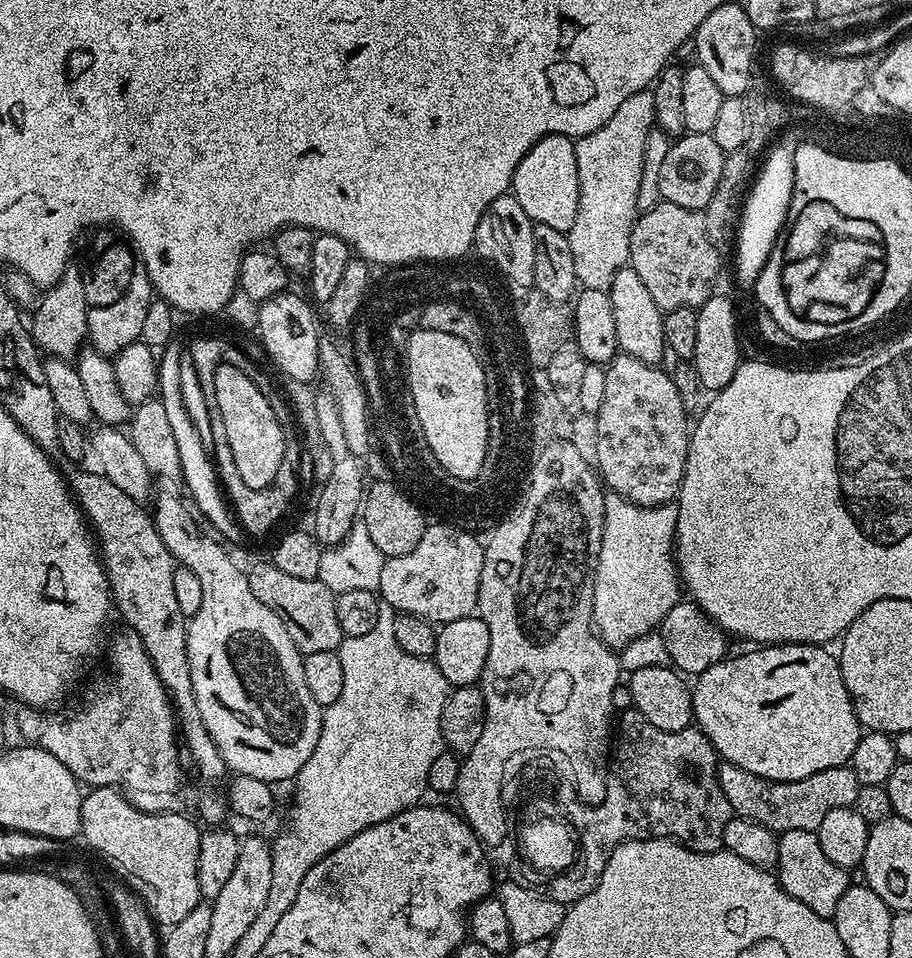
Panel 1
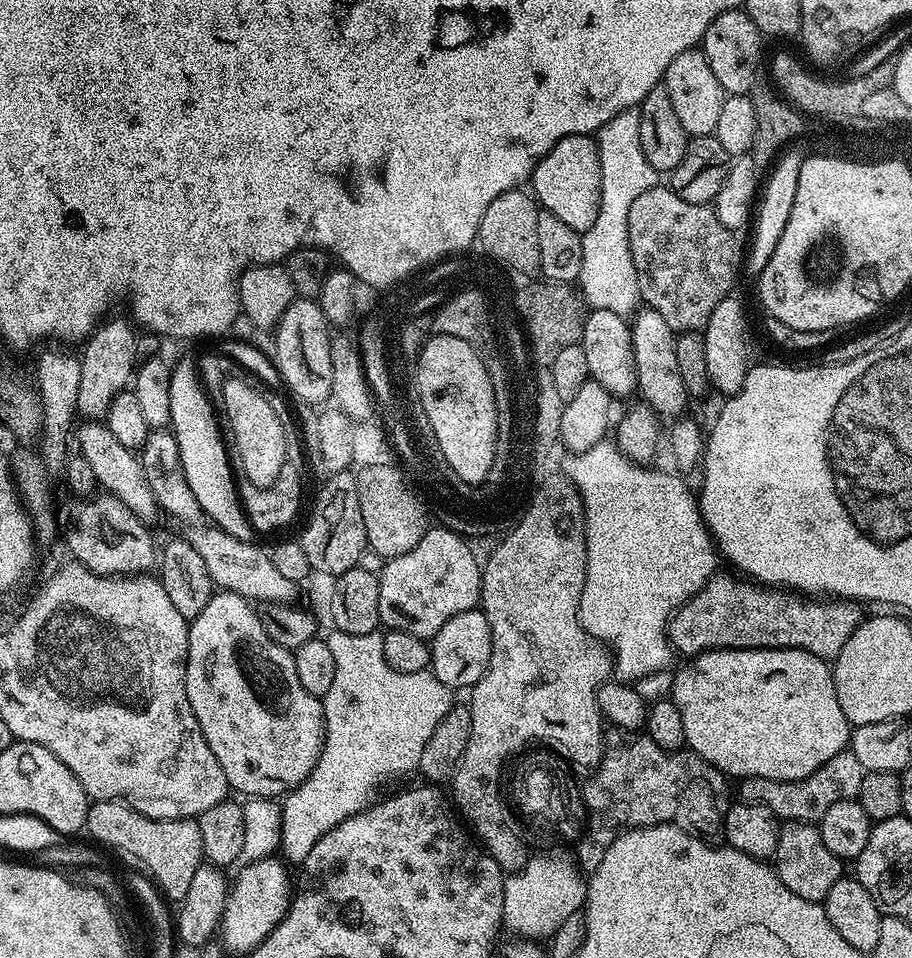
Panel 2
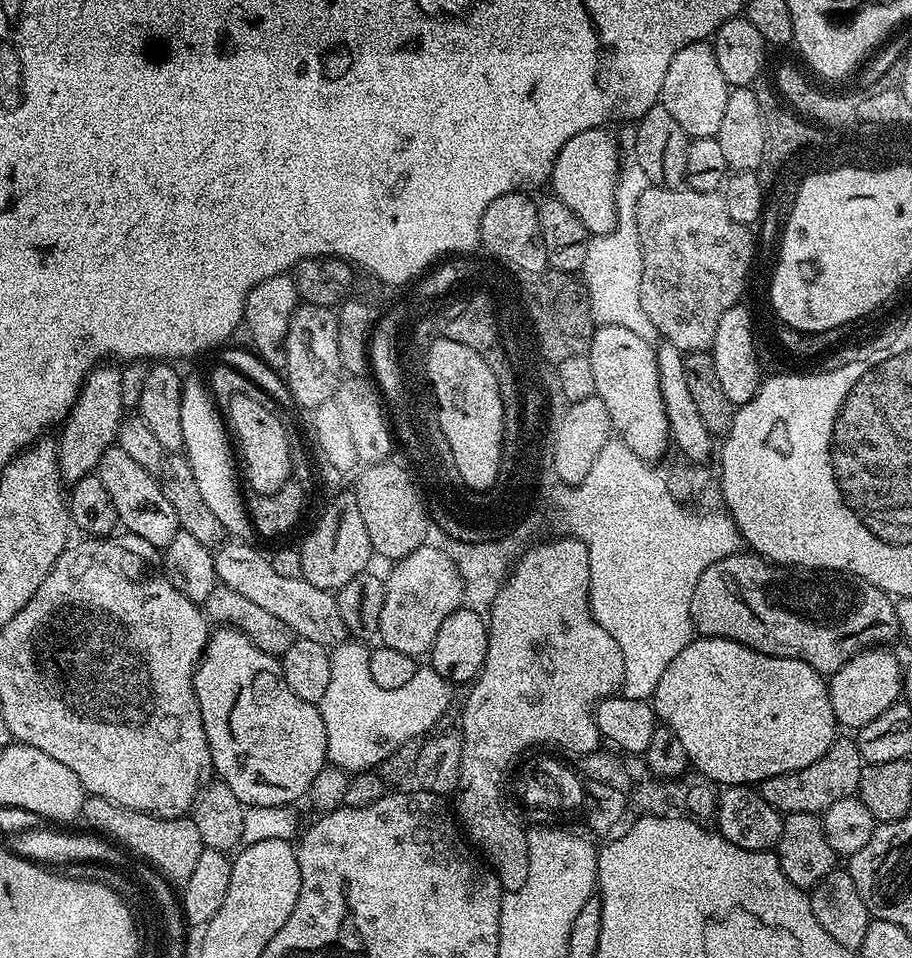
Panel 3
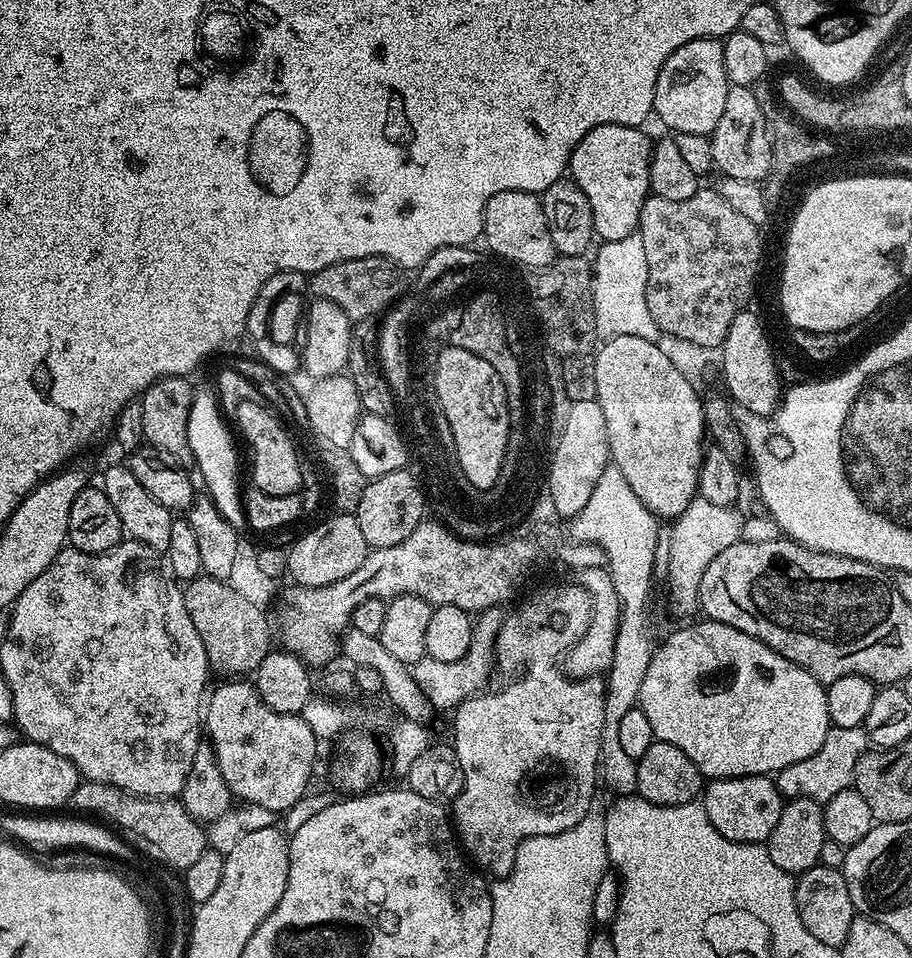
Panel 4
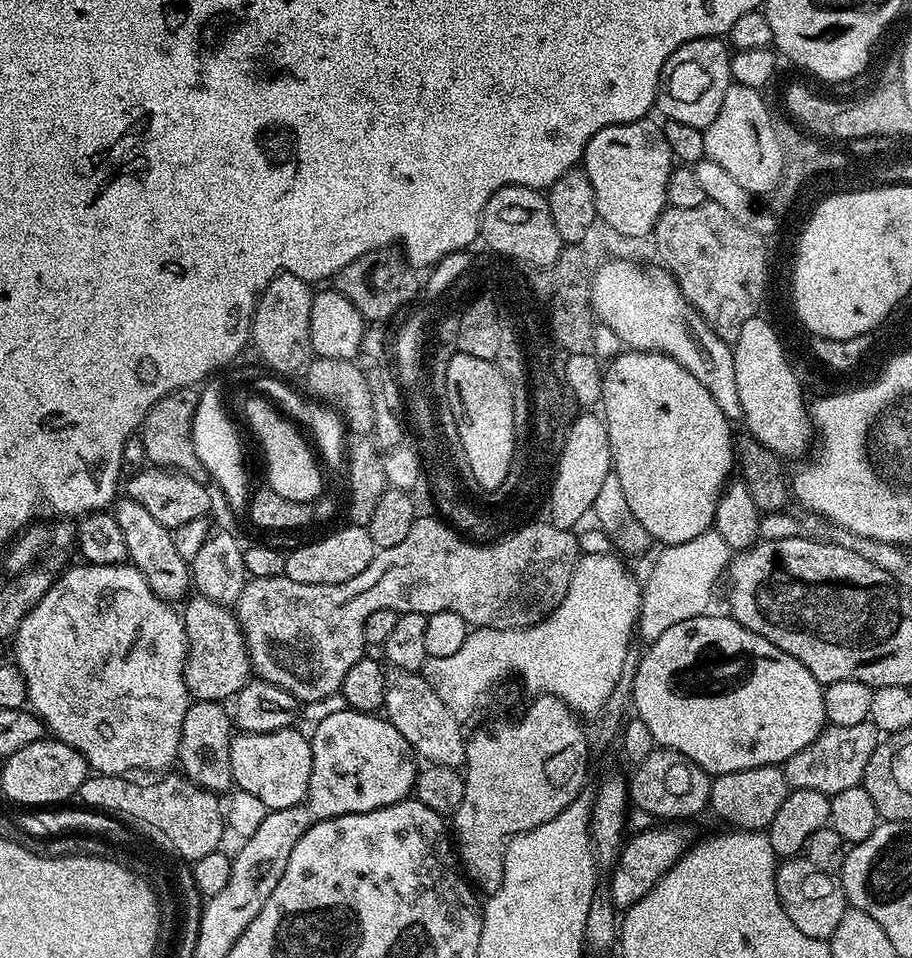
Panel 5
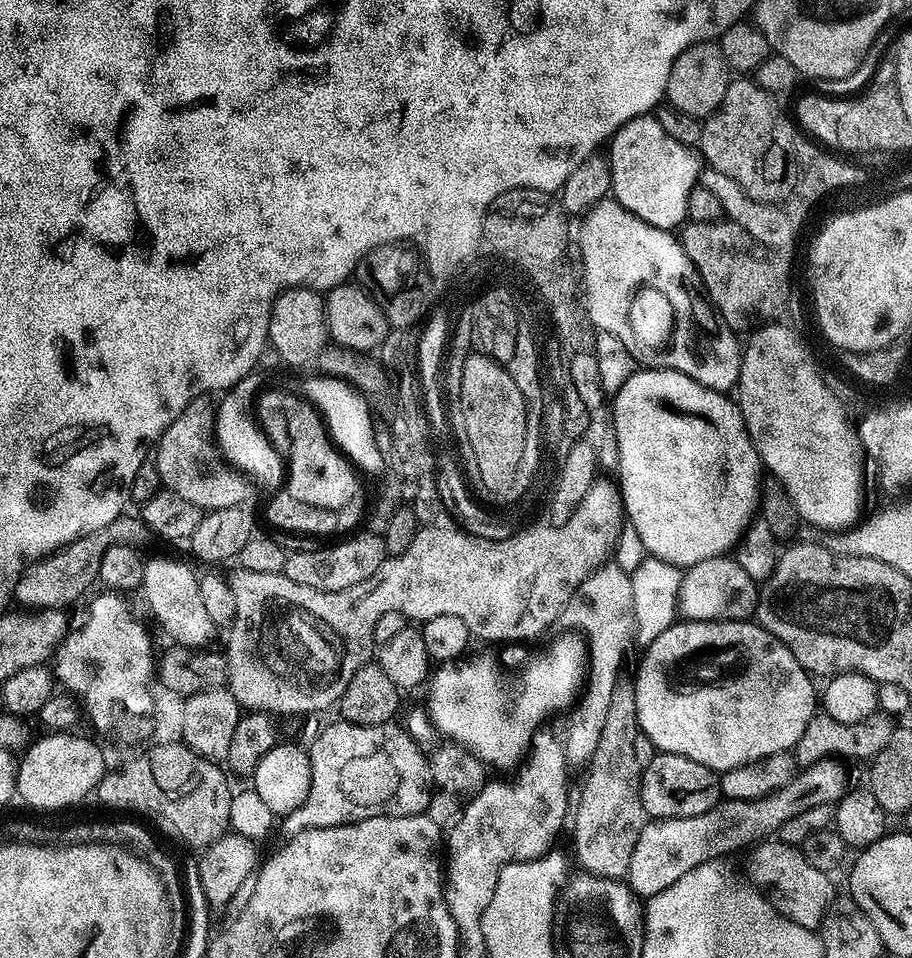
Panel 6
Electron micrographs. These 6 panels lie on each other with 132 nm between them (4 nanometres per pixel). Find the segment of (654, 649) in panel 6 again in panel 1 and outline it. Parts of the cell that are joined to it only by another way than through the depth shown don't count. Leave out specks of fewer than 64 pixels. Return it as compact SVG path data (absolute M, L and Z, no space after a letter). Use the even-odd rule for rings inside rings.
M770 644L751 650L719 660L691 685L695 727L706 734L717 757L771 780L801 780L818 770L845 767L858 746L862 725L842 682L839 659L818 644Z

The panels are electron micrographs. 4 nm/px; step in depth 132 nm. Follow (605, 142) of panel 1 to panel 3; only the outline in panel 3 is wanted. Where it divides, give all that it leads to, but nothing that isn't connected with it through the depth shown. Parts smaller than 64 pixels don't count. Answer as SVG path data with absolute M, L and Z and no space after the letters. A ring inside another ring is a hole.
M628 162L621 167L620 178L616 181L616 225L610 234L589 239L582 280L587 285L590 310L597 325L626 326L626 330L634 330L638 338L652 342L658 333L654 322L646 318L646 310L642 310L642 250L636 221L638 198L642 198L649 186L642 166Z

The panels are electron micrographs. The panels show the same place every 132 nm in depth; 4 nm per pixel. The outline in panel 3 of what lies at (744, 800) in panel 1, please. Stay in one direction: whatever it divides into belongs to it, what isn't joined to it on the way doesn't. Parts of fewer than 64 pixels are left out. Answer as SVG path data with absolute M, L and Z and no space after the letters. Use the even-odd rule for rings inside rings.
M838 738L830 750L818 758L818 762L802 766L802 770L774 774L774 778L760 781L758 791L762 798L766 798L766 802L770 802L770 806L774 806L774 810L782 814L823 814L827 808L834 806L834 802L857 795L864 765L855 739Z

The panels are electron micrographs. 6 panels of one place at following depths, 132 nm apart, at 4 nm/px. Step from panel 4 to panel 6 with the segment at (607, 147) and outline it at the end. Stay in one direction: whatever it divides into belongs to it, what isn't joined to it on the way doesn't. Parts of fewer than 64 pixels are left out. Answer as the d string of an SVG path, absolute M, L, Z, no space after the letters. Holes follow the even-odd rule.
M652 114L635 116L623 124L612 137L611 148L611 195L615 200L650 226L667 232L679 229L688 220L688 199L690 190L698 187L701 157L689 145L670 138Z

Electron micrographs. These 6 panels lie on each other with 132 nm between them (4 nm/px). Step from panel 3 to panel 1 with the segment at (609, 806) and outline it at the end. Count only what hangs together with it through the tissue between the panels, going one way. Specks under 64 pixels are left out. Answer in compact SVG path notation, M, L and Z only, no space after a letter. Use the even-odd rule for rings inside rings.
M621 711L608 785L606 803L589 813L585 822L586 870L574 880L550 885L547 894L559 904L571 906L590 894L606 862L610 862L610 854L627 840L679 840L696 852L719 852L724 848L726 822L734 813L720 785L714 746L699 728L667 732L658 730L640 712Z

